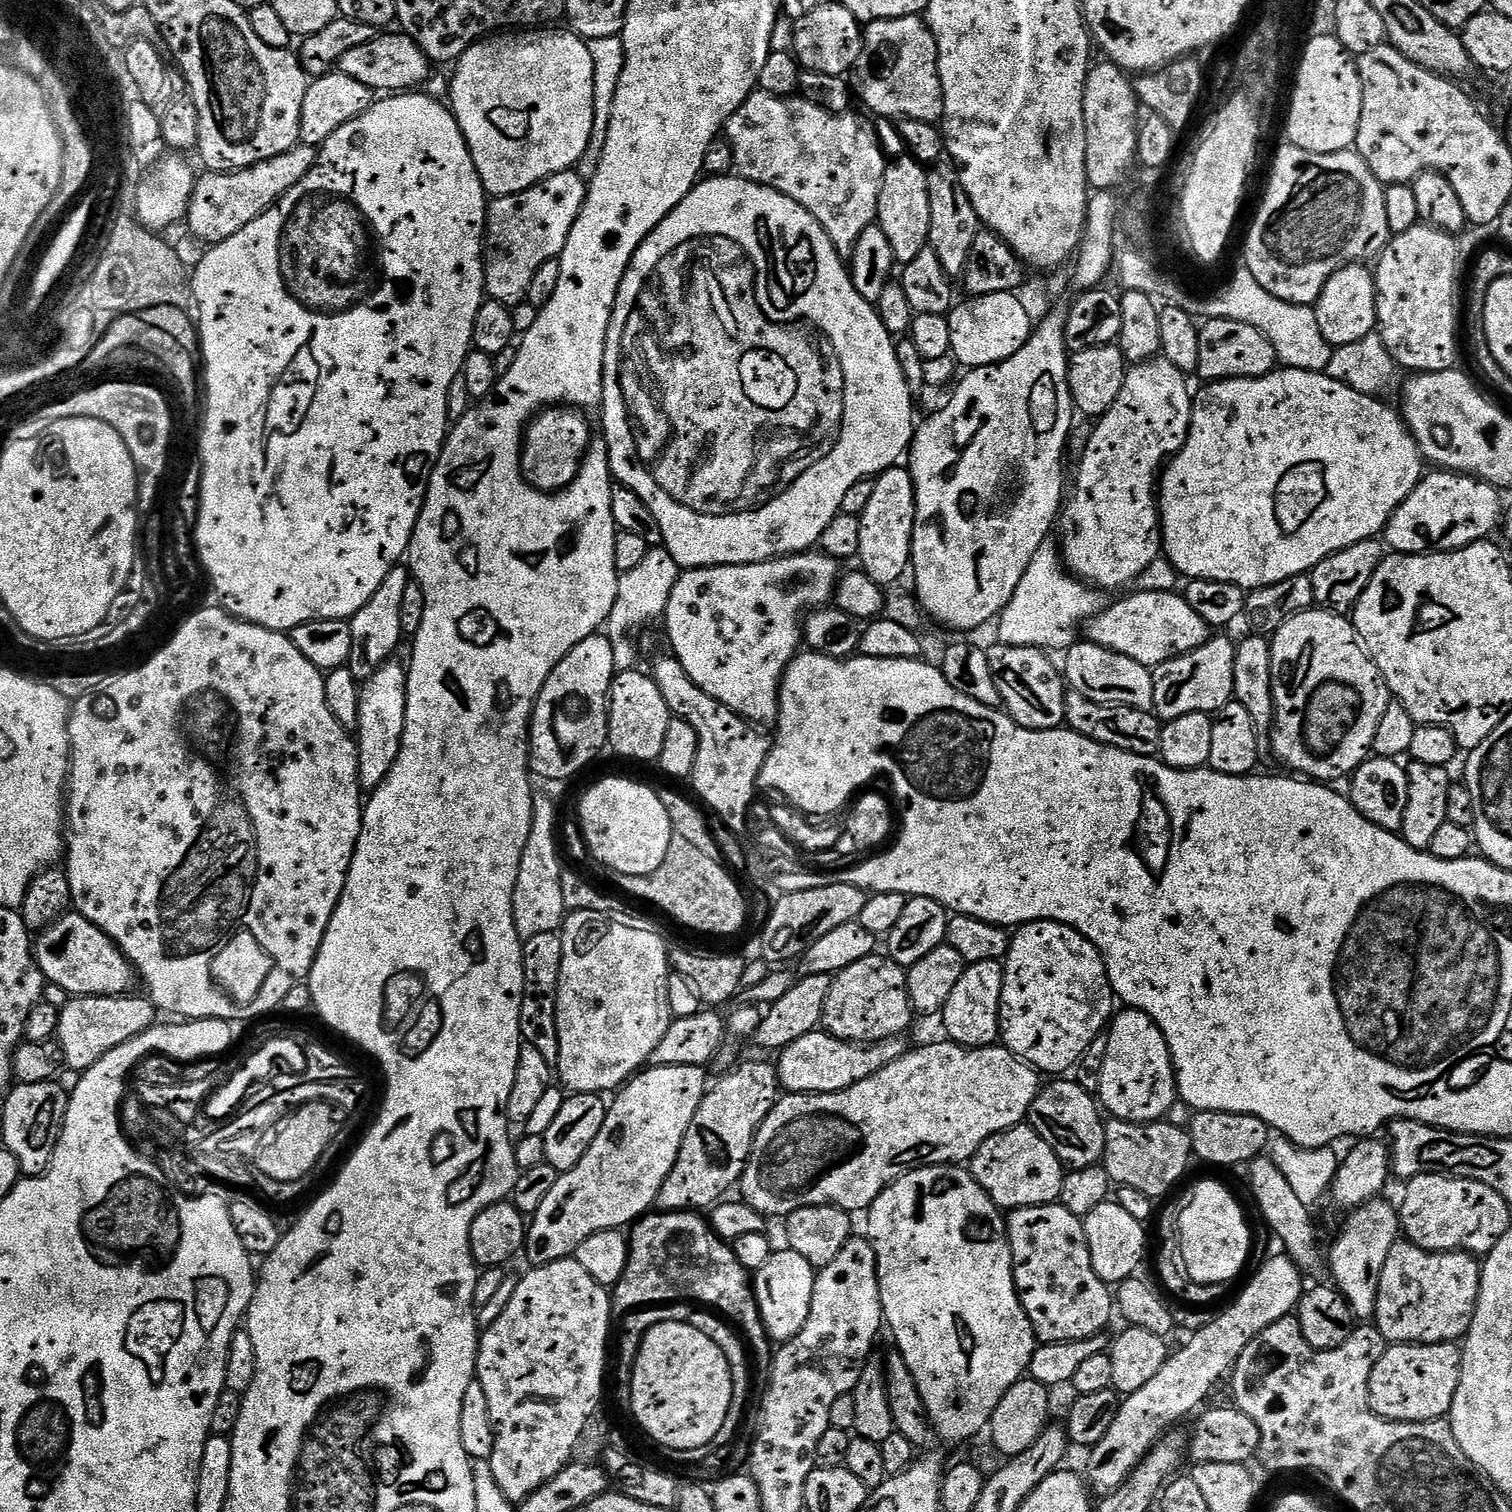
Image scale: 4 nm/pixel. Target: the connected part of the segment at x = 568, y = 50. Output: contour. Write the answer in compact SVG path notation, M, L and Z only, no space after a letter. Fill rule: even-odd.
M520 30L515 34L489 34L484 39L477 40L476 43L471 44L461 54L459 60L455 61L454 68L456 68L456 73L453 74L452 80L450 76L450 92L452 88L450 107L453 116L455 116L458 122L458 126L462 130L464 140L468 144L472 161L478 170L485 193L489 197L518 196L530 186L537 184L539 180L544 180L547 176L553 176L559 172L567 172L575 169L579 165L581 157L589 149L590 144L588 142L592 136L594 112L598 110L590 50L588 49L587 43L571 30L565 30L565 32L548 31L552 30Z

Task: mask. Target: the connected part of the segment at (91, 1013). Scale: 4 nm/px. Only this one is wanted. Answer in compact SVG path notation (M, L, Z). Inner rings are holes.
M125 994L123 996L74 996L64 1008L59 1009L59 1020L55 1039L58 1041L64 1063L76 1074L86 1071L110 1050L130 1042L136 1036L153 1027L158 1020L158 1009L143 995Z

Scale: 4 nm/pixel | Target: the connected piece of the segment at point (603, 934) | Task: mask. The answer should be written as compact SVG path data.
M586 909L569 911L564 917L560 932L562 970L556 999L558 1058L554 1068L559 1083L572 1094L608 1094L611 1088L616 1090L628 1083L651 1061L658 1042L662 1042L674 1019L663 990L670 975L670 948L658 933L620 920Z

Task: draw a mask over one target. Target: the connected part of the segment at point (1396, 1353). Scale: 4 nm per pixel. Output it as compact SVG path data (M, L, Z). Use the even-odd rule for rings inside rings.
M1394 1344L1385 1347L1382 1358L1368 1375L1368 1404L1374 1414L1383 1420L1403 1424L1425 1424L1431 1420L1443 1420L1452 1410L1454 1394L1460 1381L1460 1348L1451 1344Z

